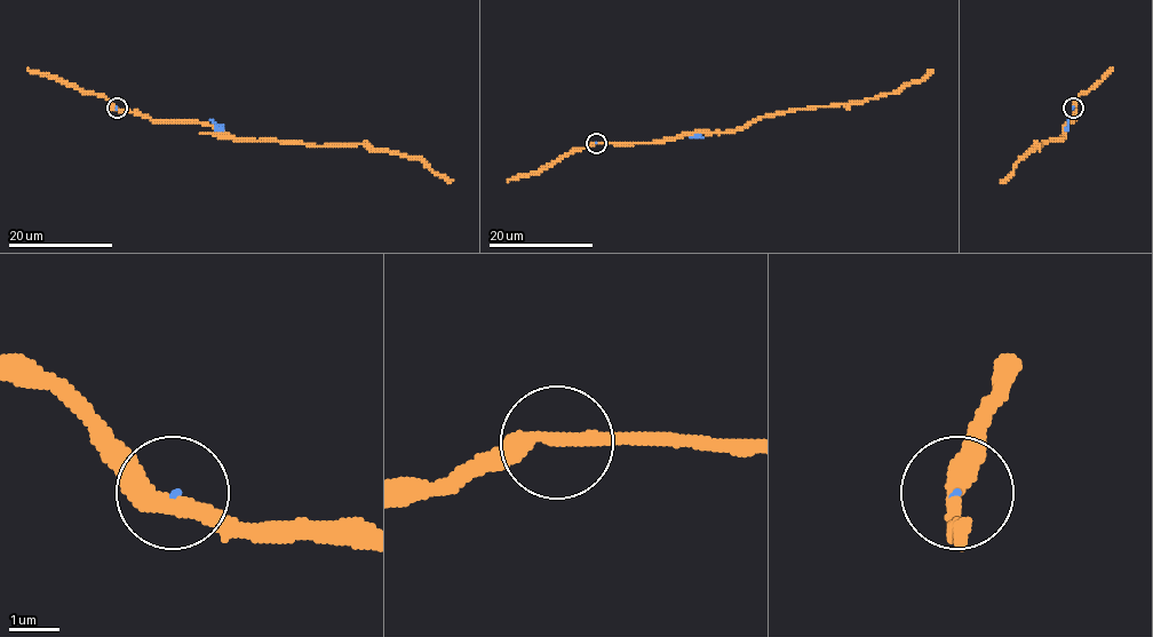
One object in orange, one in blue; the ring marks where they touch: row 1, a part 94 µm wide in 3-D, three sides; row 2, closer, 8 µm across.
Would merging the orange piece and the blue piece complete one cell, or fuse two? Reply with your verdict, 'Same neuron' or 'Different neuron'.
Different neuron

